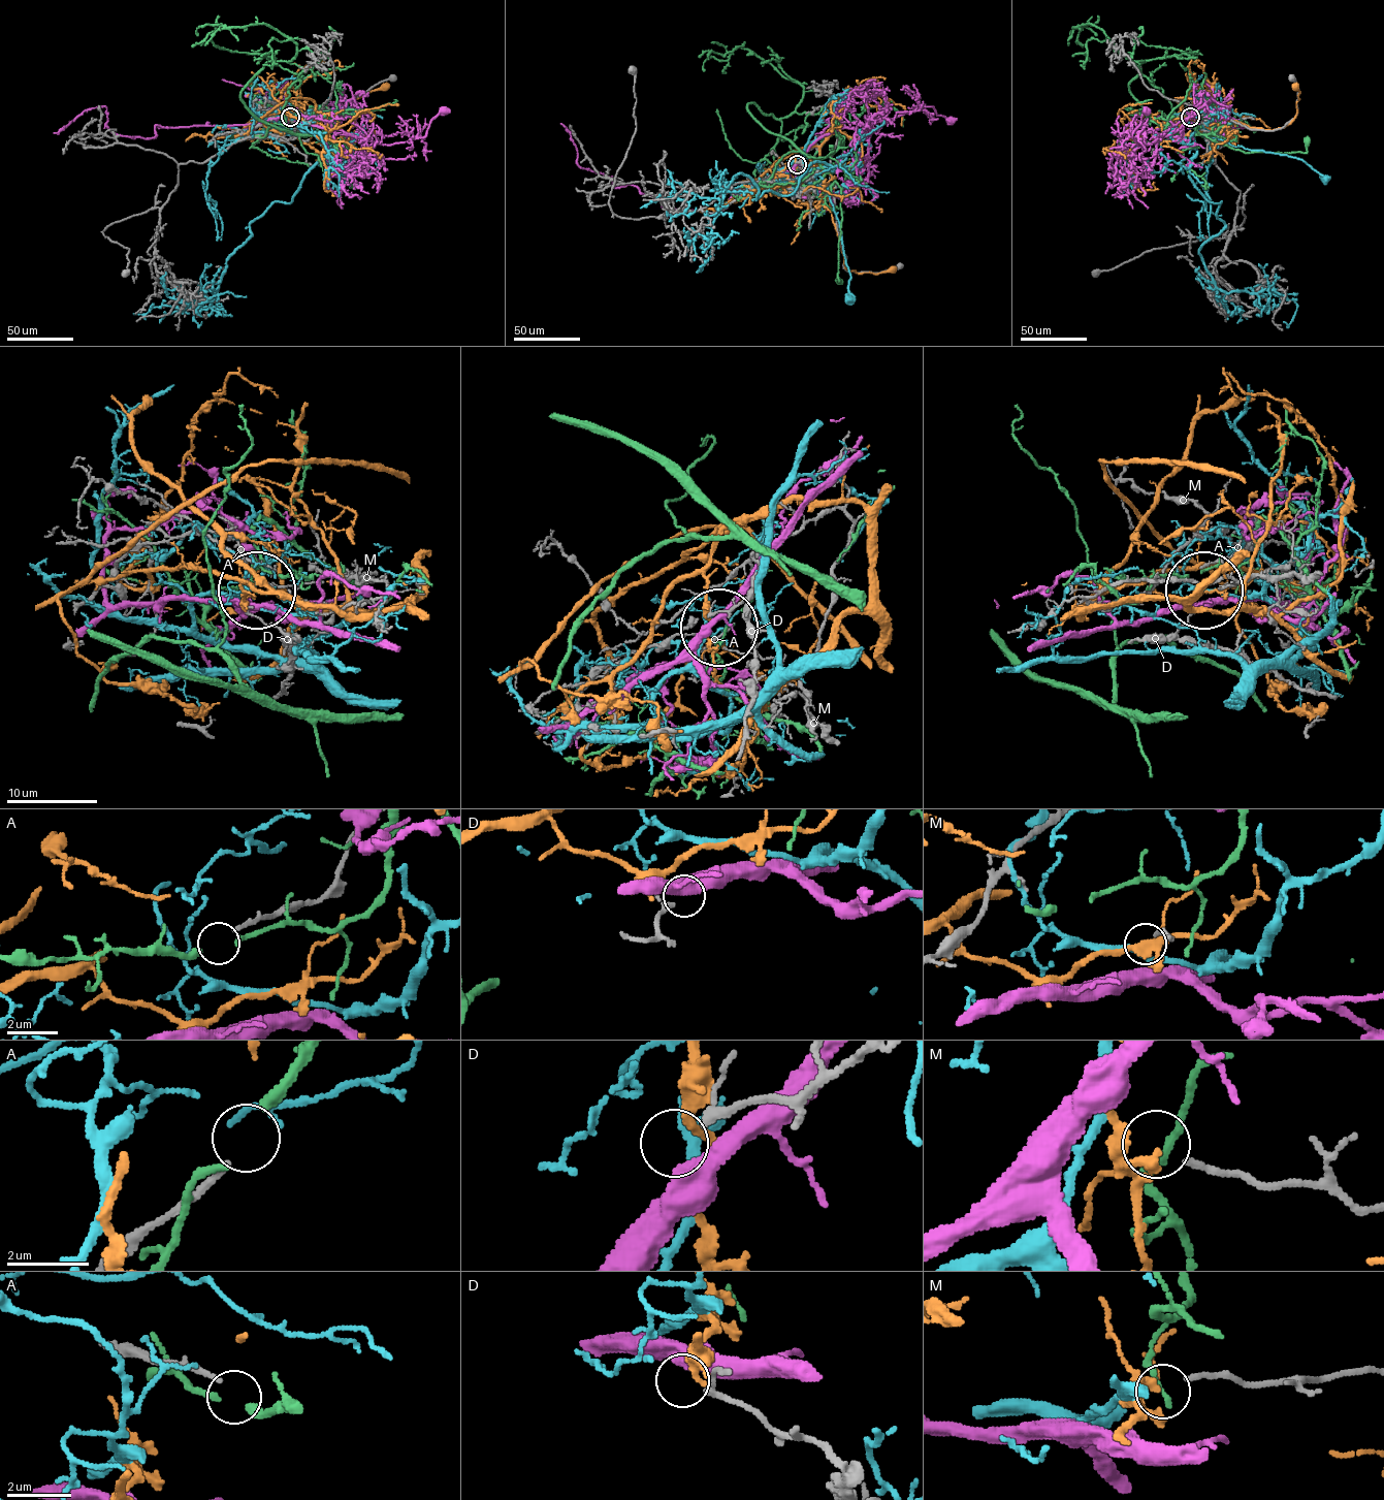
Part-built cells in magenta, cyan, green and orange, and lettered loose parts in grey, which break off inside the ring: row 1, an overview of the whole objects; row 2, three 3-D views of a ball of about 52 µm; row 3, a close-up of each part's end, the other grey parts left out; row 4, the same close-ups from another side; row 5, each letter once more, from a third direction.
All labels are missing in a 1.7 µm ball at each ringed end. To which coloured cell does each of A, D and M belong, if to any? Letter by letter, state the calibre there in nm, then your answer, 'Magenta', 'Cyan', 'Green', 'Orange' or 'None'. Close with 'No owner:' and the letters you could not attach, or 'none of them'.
A: Thickness 140 nm. None
D: Thickness 150 nm. None
M: Thickness 150 nm. None
No owner: A, D, M

